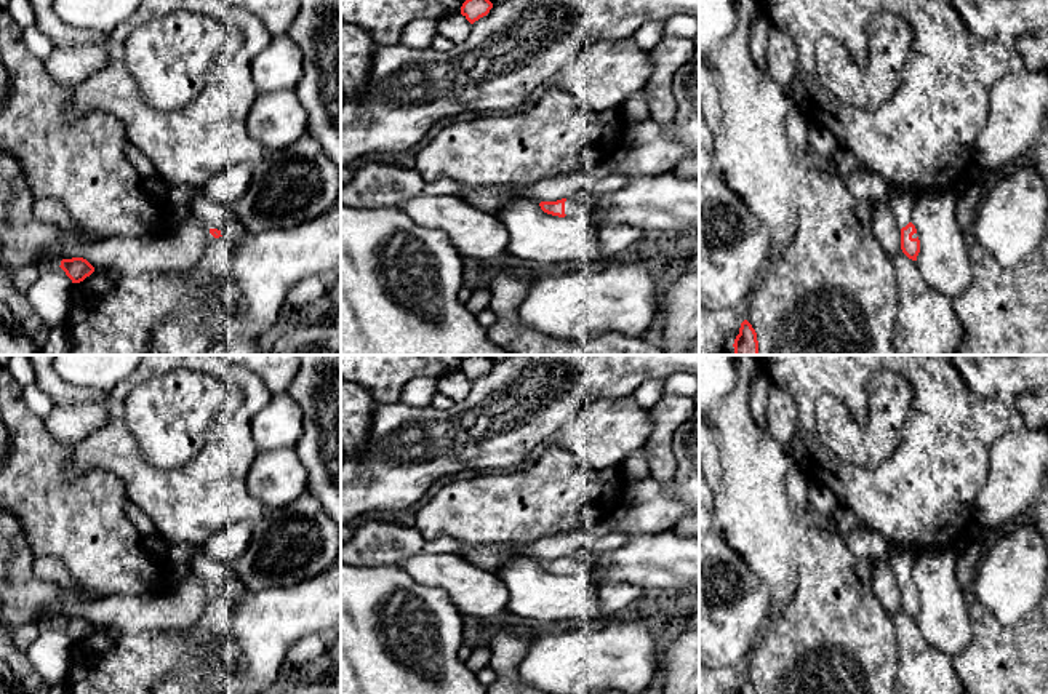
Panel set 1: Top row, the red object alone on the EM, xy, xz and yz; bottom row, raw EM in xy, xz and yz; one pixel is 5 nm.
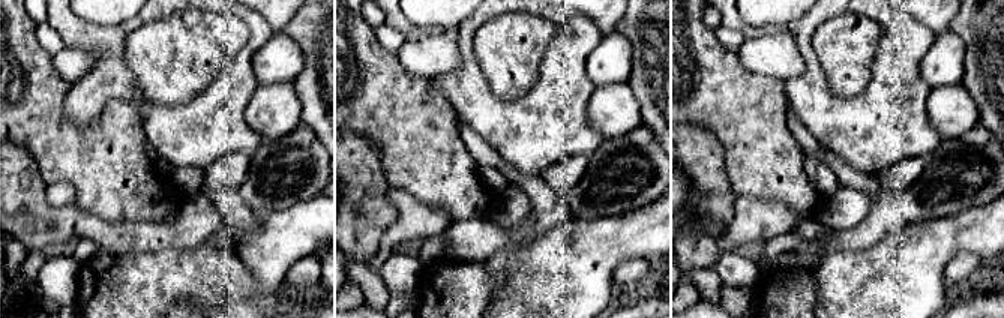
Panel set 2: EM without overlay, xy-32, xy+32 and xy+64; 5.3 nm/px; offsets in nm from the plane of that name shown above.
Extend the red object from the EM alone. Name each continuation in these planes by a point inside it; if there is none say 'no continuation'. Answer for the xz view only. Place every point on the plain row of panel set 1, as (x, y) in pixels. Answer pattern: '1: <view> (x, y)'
1: xz (573, 566)

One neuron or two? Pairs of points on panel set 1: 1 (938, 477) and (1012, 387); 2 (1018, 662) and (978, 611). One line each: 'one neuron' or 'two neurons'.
1: two neurons
2: one neuron

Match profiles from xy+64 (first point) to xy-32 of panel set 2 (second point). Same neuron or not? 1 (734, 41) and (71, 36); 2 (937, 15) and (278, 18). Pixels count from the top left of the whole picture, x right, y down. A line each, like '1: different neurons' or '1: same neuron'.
1: different neurons
2: same neuron

